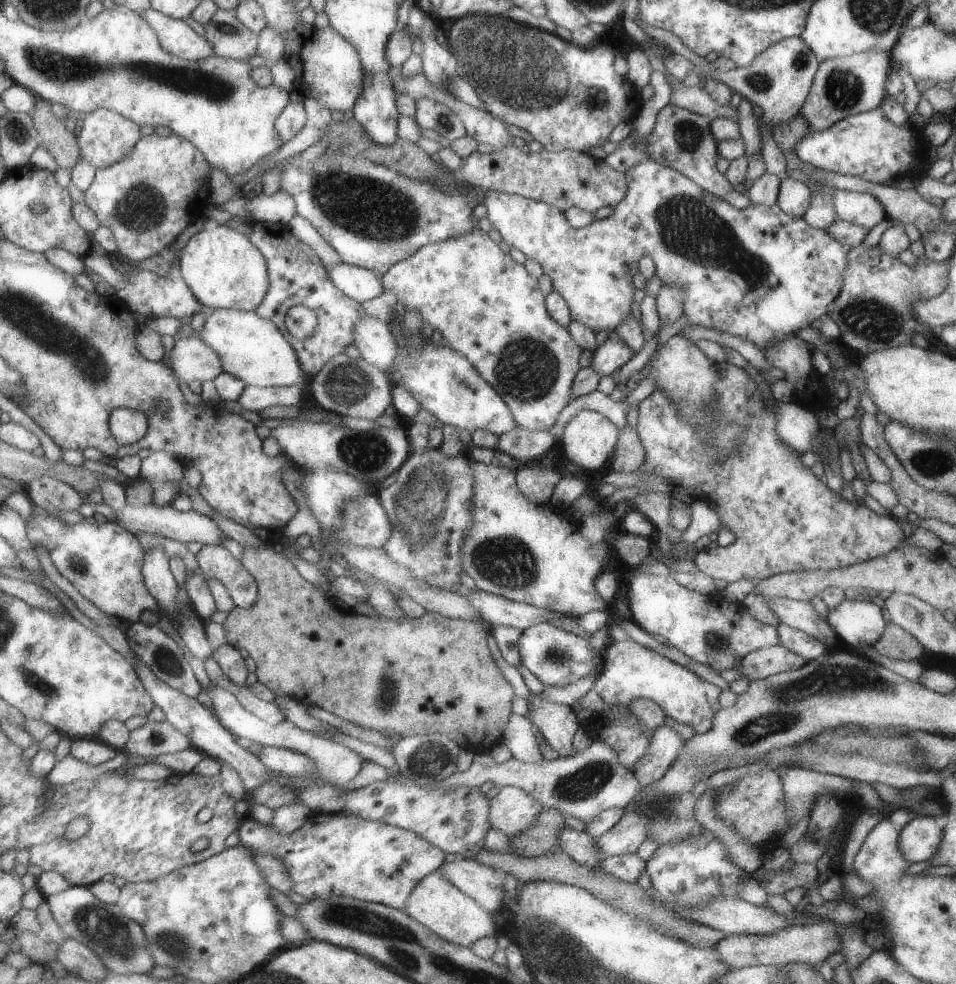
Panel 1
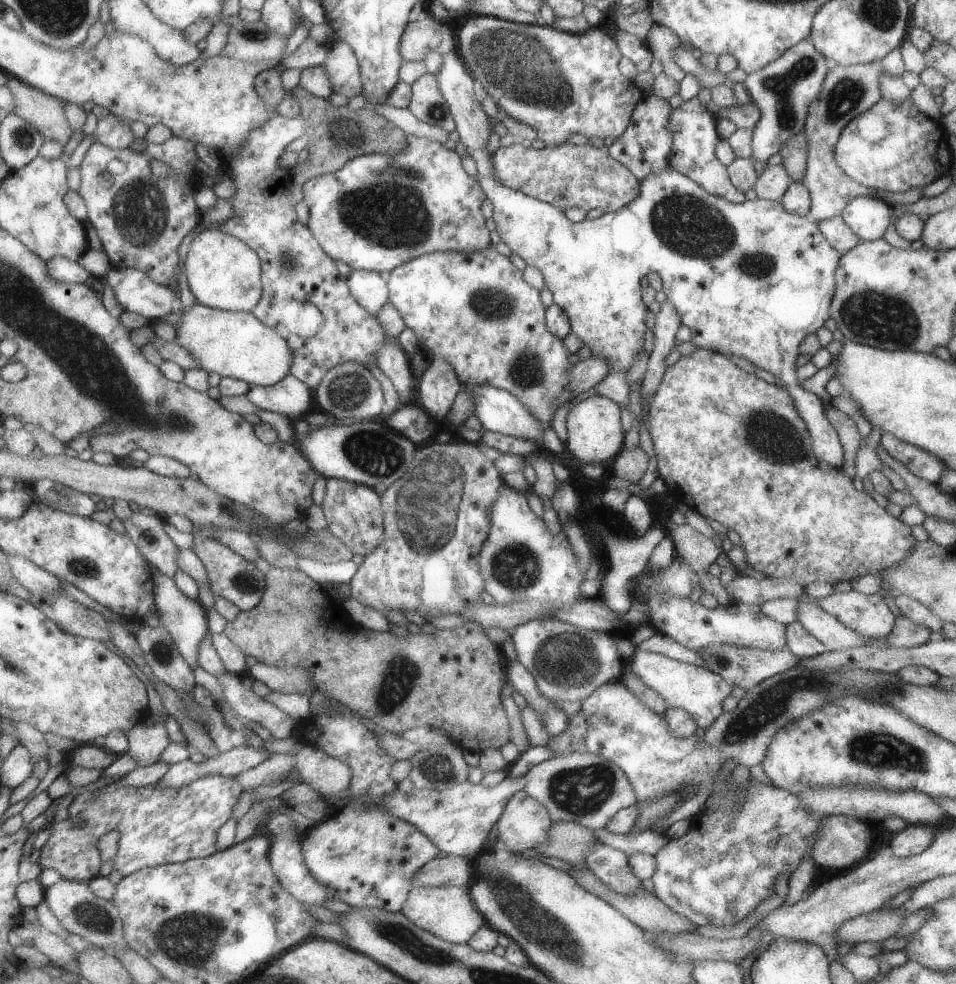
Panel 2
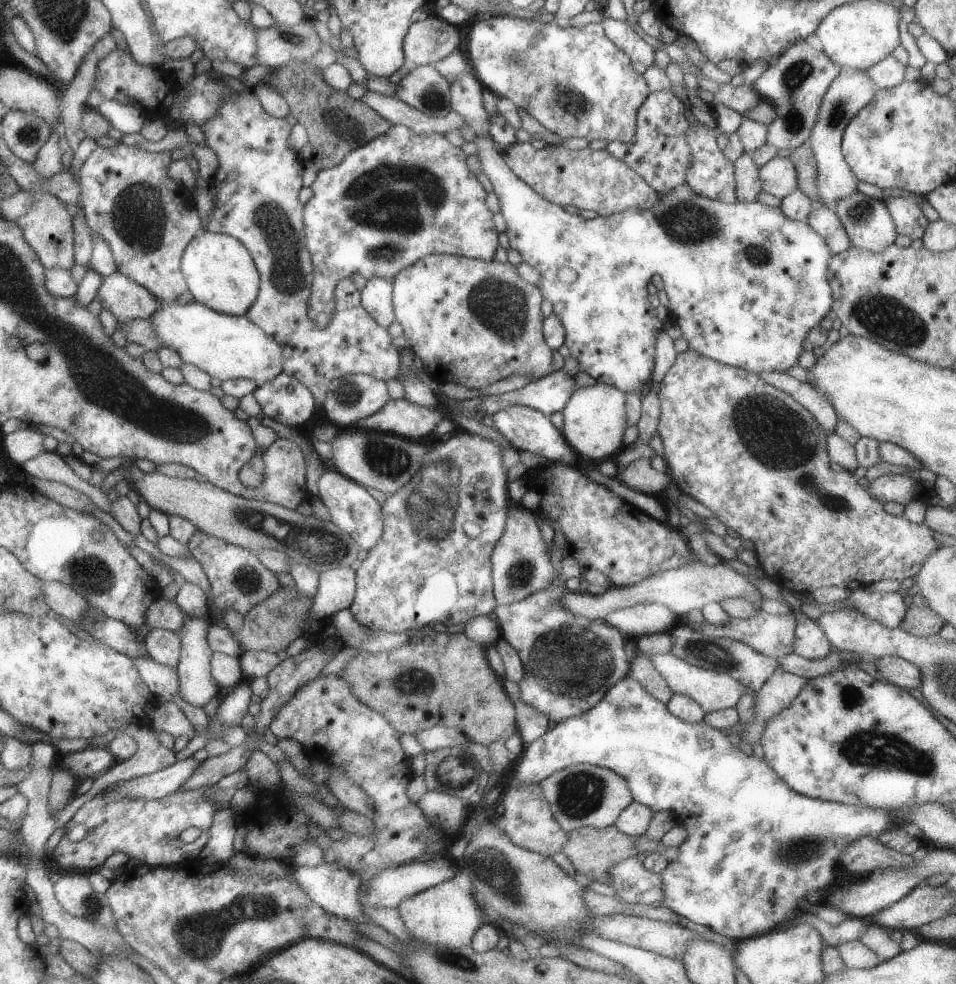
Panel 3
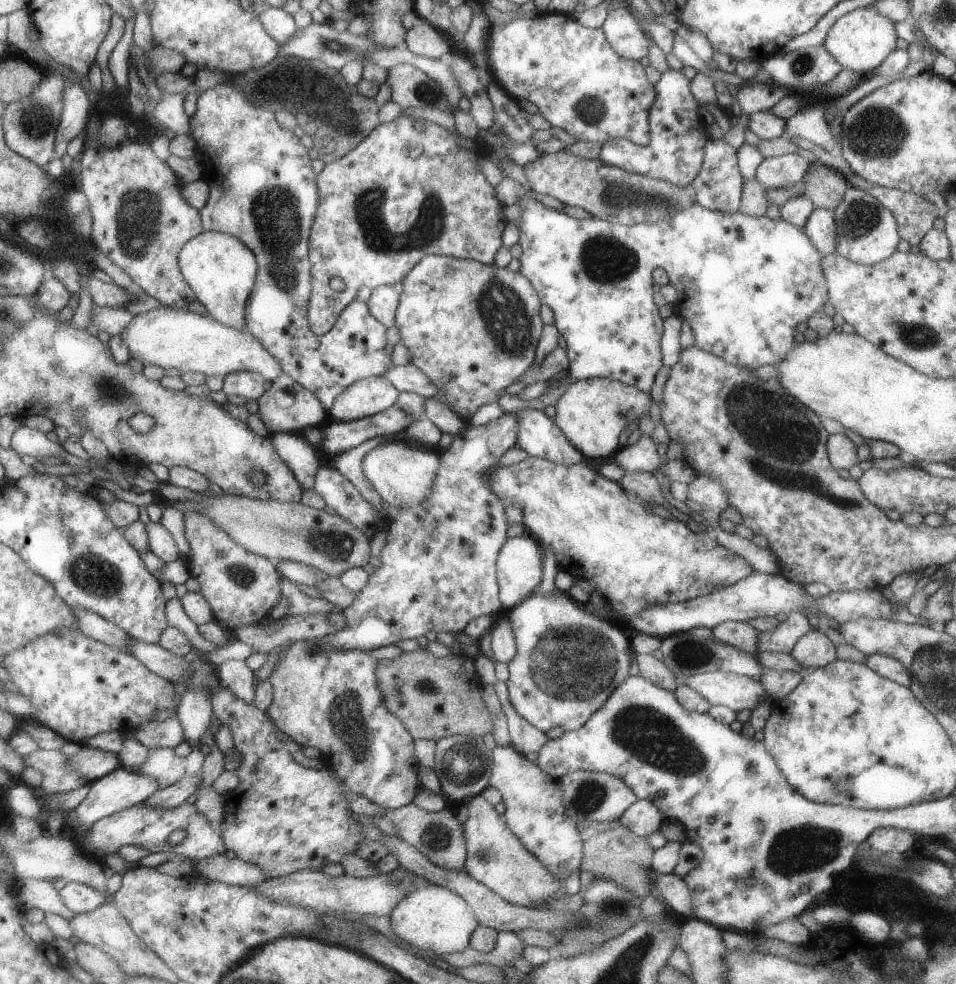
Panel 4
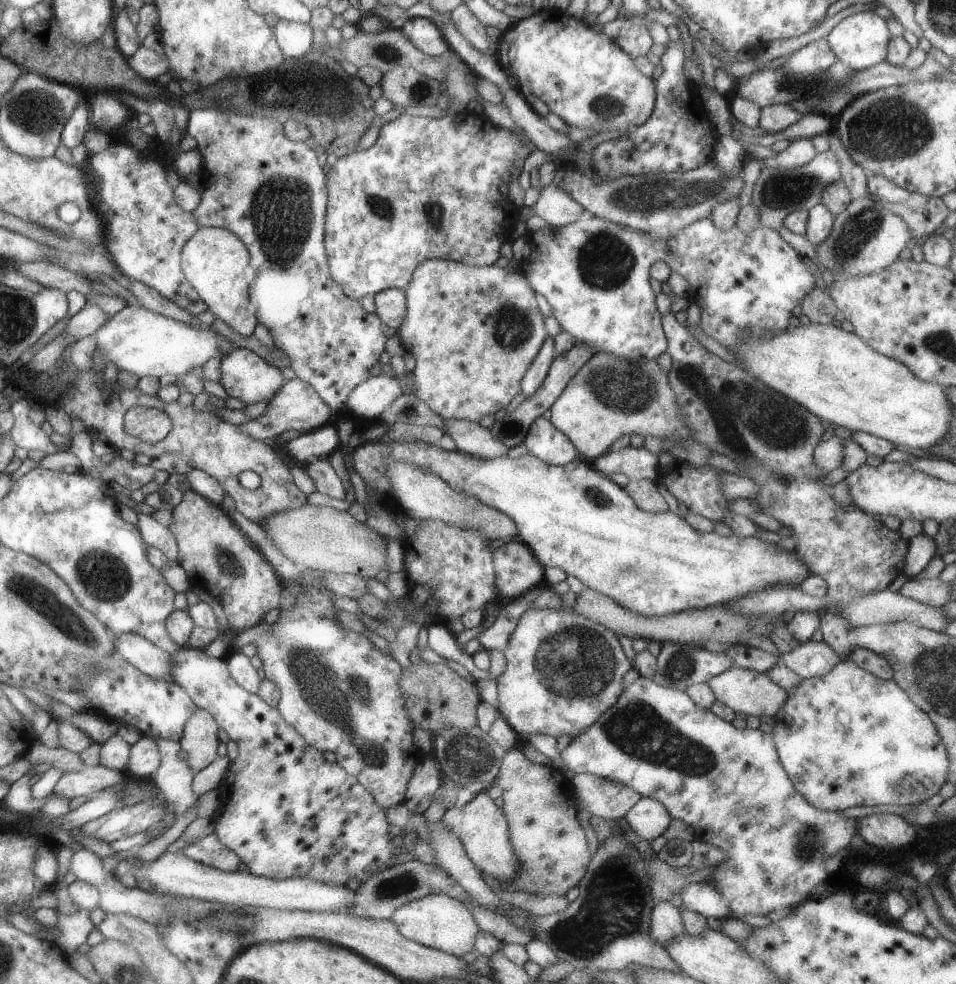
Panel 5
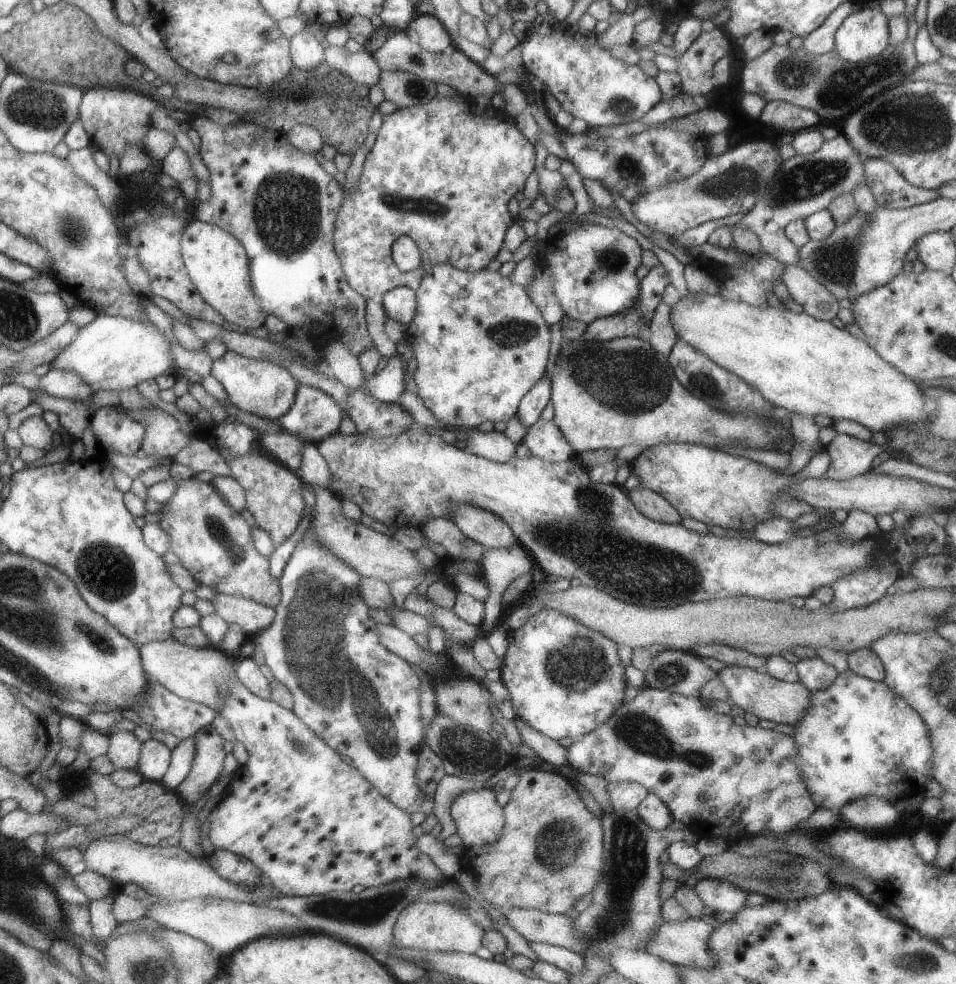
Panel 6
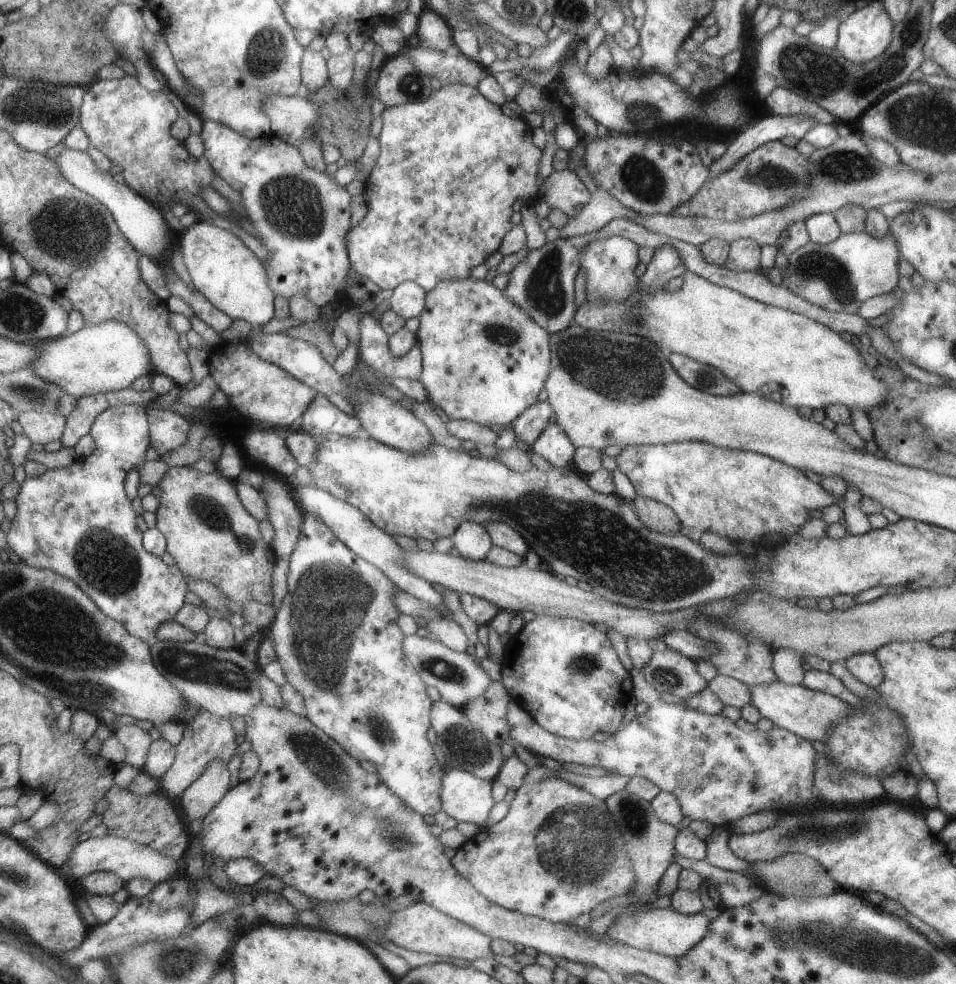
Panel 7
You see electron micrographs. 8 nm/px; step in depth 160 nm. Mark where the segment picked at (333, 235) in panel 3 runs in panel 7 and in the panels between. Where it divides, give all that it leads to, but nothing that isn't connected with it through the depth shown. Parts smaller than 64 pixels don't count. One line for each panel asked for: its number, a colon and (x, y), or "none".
4: (409, 189)
5: (429, 188)
6: (442, 173)
7: (440, 196)

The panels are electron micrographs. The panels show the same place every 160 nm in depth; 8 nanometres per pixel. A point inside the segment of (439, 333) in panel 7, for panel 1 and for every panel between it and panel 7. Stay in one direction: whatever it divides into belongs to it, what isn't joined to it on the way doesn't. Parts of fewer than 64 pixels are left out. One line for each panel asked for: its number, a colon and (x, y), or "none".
1: (486, 305)
2: (474, 309)
3: (473, 322)
4: (472, 329)
5: (474, 331)
6: (481, 344)

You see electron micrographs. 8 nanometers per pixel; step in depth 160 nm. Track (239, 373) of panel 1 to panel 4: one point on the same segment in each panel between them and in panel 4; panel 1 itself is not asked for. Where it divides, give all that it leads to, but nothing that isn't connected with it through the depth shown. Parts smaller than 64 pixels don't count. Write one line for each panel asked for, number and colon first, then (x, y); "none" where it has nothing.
2: (233, 344)
3: (228, 347)
4: (169, 338)

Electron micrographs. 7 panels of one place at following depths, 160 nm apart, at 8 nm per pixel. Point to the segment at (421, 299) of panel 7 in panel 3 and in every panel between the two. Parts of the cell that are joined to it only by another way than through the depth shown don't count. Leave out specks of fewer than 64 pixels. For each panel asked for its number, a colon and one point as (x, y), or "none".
3: (377, 296)
4: (383, 303)
5: (391, 304)
6: (400, 304)

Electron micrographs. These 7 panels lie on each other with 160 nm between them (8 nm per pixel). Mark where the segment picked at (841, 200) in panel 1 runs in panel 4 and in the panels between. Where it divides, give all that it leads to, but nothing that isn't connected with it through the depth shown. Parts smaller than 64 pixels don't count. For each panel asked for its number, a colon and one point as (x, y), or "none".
2: (869, 217)
3: (868, 222)
4: (867, 232)

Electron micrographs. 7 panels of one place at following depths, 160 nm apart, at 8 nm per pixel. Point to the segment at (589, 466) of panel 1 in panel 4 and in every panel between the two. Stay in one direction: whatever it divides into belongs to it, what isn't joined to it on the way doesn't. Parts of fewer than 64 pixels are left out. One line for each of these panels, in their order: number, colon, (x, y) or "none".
2: (594, 434)
3: (595, 417)
4: (592, 412)

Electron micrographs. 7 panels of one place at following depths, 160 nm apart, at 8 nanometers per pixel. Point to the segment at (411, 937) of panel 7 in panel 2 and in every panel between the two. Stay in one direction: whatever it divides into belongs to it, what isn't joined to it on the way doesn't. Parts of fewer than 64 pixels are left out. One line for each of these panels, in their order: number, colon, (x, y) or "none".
2: (450, 913)
3: (446, 915)
4: (433, 919)
5: (438, 921)
6: (436, 927)

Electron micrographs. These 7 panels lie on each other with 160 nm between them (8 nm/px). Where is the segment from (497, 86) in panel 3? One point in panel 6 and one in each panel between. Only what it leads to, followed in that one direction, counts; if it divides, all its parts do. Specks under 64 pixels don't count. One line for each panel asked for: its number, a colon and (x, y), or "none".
4: (580, 84)
5: (584, 77)
6: (590, 83)

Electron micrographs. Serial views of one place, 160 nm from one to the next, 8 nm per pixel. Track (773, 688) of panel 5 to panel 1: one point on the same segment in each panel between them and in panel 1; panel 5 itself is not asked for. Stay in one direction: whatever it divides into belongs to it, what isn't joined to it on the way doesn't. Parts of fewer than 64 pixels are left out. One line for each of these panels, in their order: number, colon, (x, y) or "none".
1: (630, 670)
2: (701, 692)
3: (714, 690)
4: (739, 692)

